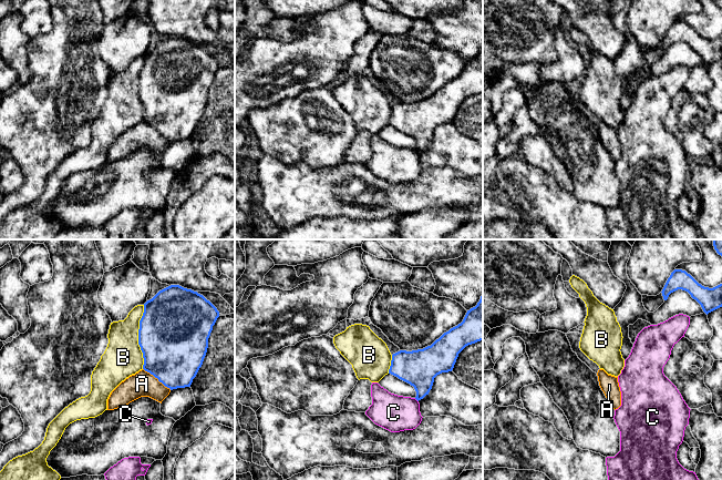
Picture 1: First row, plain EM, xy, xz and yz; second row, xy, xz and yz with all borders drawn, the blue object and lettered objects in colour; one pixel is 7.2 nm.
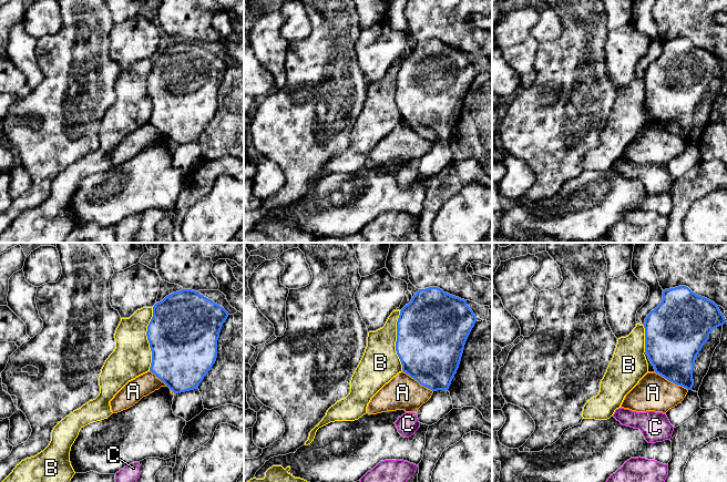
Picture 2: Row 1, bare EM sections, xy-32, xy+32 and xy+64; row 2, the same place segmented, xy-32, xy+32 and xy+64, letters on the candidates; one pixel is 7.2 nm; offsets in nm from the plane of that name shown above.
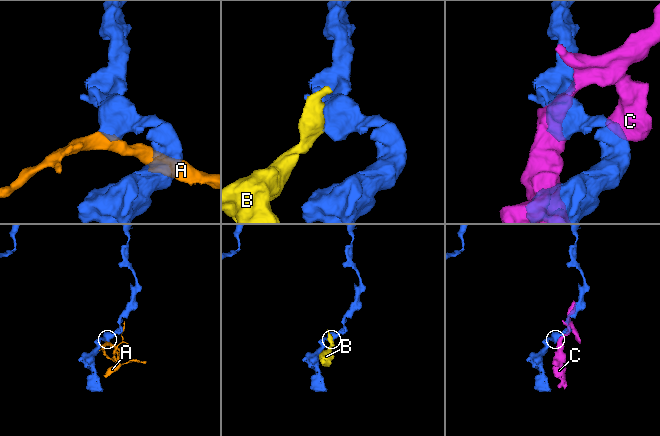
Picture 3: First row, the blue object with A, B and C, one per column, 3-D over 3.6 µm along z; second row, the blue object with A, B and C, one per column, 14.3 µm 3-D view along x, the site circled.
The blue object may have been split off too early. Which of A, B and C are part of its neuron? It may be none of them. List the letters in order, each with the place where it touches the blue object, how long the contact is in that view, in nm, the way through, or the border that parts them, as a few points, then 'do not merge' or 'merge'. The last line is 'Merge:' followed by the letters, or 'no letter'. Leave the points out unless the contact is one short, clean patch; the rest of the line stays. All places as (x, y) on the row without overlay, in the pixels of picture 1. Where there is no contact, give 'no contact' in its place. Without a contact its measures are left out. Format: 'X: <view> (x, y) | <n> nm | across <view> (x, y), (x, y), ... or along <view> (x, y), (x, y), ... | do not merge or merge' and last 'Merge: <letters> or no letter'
A: xy (157, 130) | 260 nm | along xy (143, 120), (171, 141) | do not merge
B: xy (138, 89) | 460 nm | along xy (144, 57), (138, 73), (142, 120) | do not merge
C: xz (416, 151) | 40 nm | do not merge
Merge: no letter

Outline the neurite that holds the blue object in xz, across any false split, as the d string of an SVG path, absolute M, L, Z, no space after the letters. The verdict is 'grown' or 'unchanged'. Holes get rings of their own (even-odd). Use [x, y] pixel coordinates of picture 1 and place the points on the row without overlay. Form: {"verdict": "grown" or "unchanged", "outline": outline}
{"verdict": "unchanged", "outline": "M483 47L477 57L467 62L461 75L444 84L431 98L412 103L400 102L393 105L389 125L413 137L416 143L415 151L419 153L429 146L437 126L453 122L458 105L466 98L481 92L483 92Z"}

